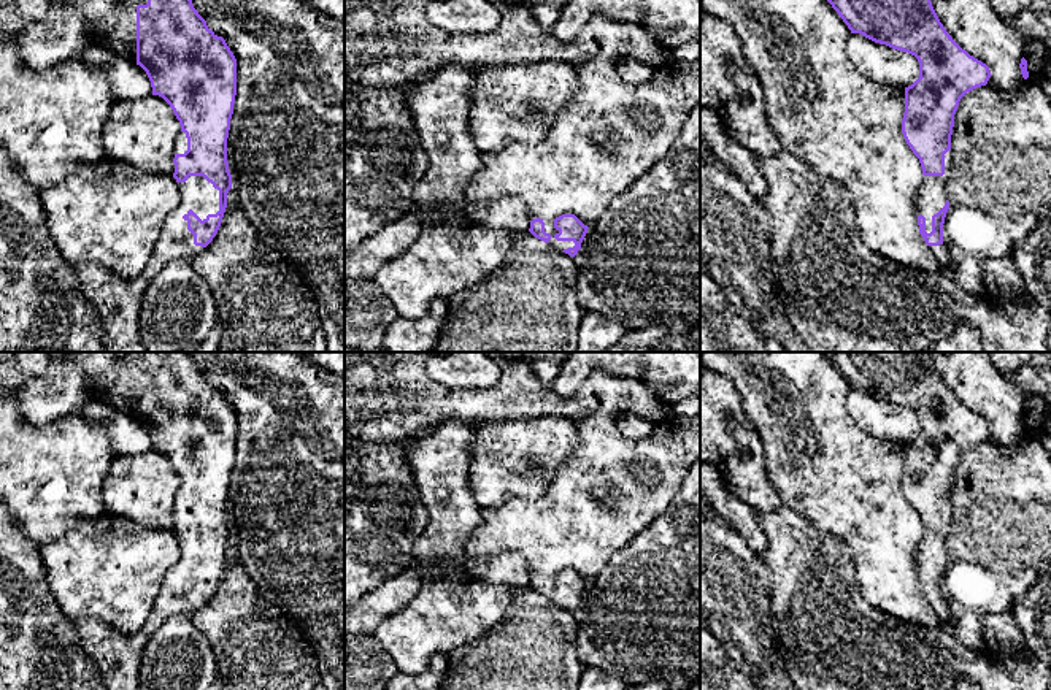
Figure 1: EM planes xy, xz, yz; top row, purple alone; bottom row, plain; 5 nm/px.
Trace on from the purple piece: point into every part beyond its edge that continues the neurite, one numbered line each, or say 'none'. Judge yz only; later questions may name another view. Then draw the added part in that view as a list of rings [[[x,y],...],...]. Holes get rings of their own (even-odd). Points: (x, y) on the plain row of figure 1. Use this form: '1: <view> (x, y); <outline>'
1: yz (931, 552); [[[951,506],[945,509],[943,531],[922,531],[922,538],[916,547],[916,569],[926,573],[926,587],[932,587],[932,571],[937,569],[948,555],[946,538],[953,523]]]

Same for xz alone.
1: xz (550, 584); [[[543,574],[543,577],[545,577],[545,587],[551,590],[549,601],[552,601],[559,606],[564,606],[564,604],[575,601],[573,596],[557,596],[554,593],[554,590],[559,588],[559,585],[554,584],[554,574]]]

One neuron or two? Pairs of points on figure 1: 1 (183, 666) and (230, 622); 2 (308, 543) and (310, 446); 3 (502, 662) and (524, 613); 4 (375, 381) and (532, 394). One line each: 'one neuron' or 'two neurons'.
1: two neurons
2: one neuron
3: one neuron
4: one neuron

